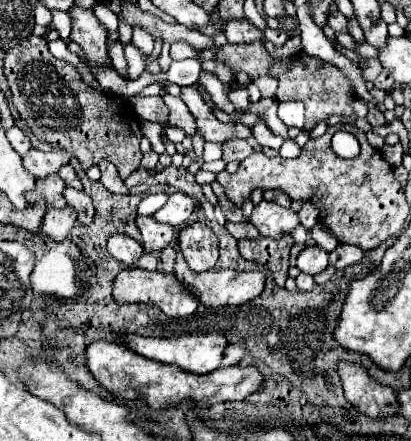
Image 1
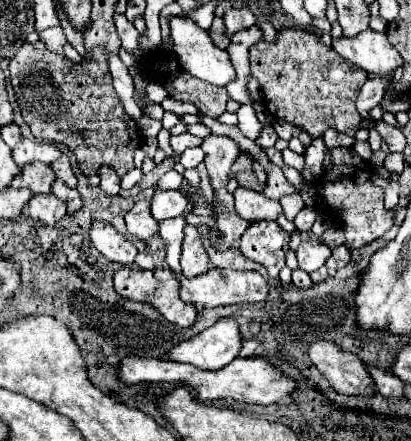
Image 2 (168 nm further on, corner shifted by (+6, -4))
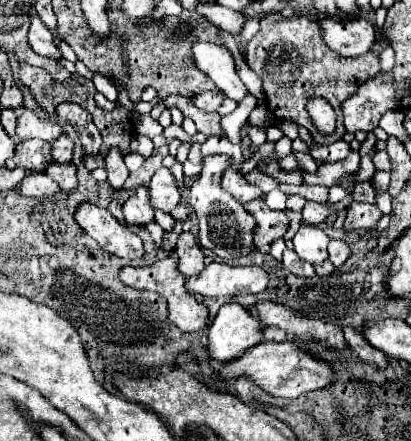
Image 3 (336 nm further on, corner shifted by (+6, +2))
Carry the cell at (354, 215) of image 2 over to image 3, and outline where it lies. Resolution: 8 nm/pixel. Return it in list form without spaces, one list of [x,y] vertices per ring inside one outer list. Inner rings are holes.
[[[352,202],[346,208],[346,222],[344,228],[360,228],[360,230],[374,230],[382,212],[376,204],[368,204],[368,202]]]

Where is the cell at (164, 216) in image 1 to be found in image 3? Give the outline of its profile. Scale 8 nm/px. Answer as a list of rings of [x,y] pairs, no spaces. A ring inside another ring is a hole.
[[[160,168],[152,176],[148,190],[150,190],[150,204],[156,210],[172,212],[180,202],[176,180],[174,180],[174,176],[172,176],[172,172],[168,168]]]

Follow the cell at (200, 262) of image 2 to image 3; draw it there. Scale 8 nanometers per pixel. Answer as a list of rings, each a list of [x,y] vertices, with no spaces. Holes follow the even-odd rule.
[[[182,232],[178,236],[178,242],[176,242],[176,254],[178,254],[178,270],[190,278],[198,272],[204,270],[204,254],[200,250],[200,244],[196,242],[194,234],[192,232]]]

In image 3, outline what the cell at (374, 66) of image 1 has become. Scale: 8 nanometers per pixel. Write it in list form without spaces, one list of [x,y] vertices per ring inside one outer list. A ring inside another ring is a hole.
[[[278,12],[262,16],[258,34],[246,46],[246,62],[262,78],[268,112],[280,120],[306,126],[318,144],[332,144],[342,138],[346,132],[342,124],[342,102],[350,98],[362,82],[376,76],[380,70],[378,54],[364,54],[354,58],[334,54],[334,50],[324,44],[322,30],[316,20],[308,20],[306,16],[284,18]],[[310,98],[324,98],[334,108],[336,130],[332,134],[322,134],[314,124],[310,124],[306,110],[306,102]]]

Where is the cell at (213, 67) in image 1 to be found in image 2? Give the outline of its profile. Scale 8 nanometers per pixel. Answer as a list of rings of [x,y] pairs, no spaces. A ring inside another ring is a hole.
[[[214,16],[212,25],[208,32],[214,44],[220,49],[226,50],[226,48],[230,44],[230,39],[226,37],[226,28],[223,19]]]

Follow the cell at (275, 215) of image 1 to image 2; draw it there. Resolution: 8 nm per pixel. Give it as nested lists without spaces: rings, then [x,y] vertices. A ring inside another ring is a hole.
[[[238,186],[234,190],[236,198],[236,212],[248,220],[248,222],[258,222],[258,220],[276,220],[278,214],[282,212],[280,202],[266,198],[260,192],[254,192],[250,188]]]

